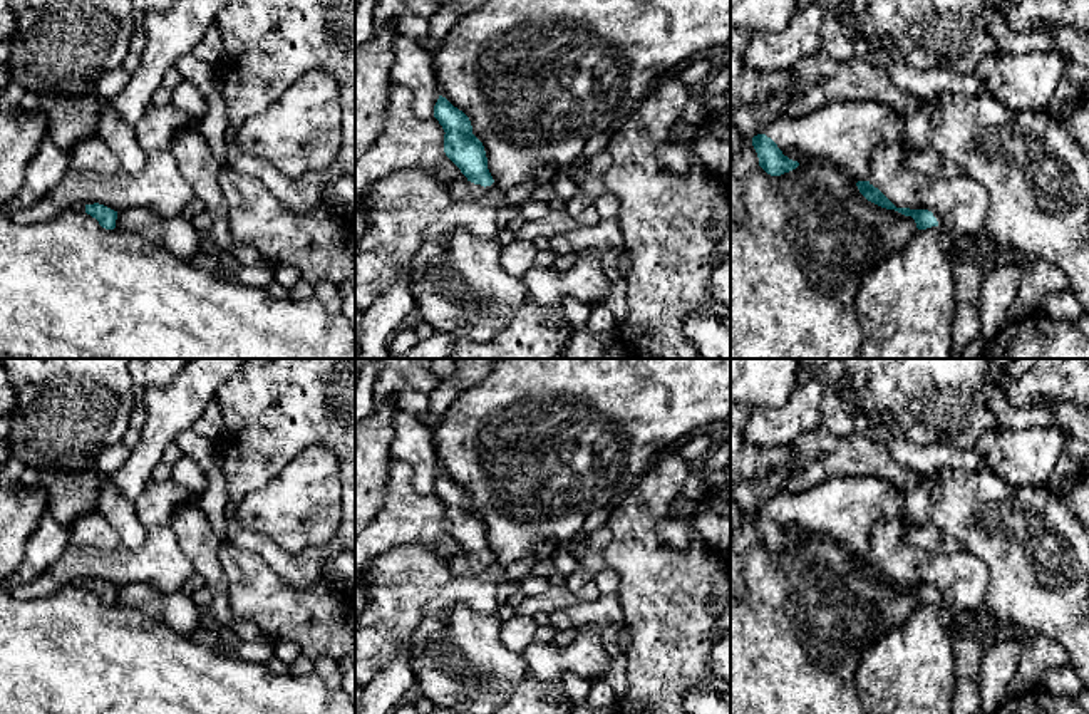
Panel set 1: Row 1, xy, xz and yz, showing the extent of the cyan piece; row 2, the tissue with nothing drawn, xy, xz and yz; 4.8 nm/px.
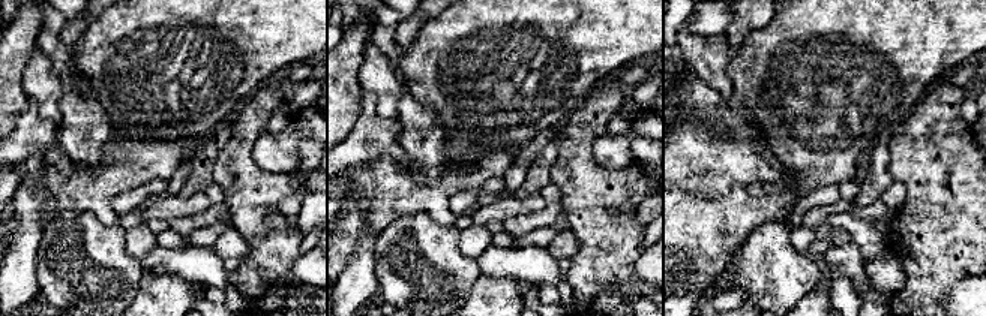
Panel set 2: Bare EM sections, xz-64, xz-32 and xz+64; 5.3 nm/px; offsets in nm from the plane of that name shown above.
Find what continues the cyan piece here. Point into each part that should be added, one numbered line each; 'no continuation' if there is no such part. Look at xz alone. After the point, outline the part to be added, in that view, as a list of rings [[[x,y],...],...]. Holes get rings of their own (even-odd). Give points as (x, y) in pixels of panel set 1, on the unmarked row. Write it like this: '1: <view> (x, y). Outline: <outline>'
1: xz (464, 565). Outline: [[[462,555],[451,561],[449,568],[456,577],[471,577],[483,572],[484,561]]]

